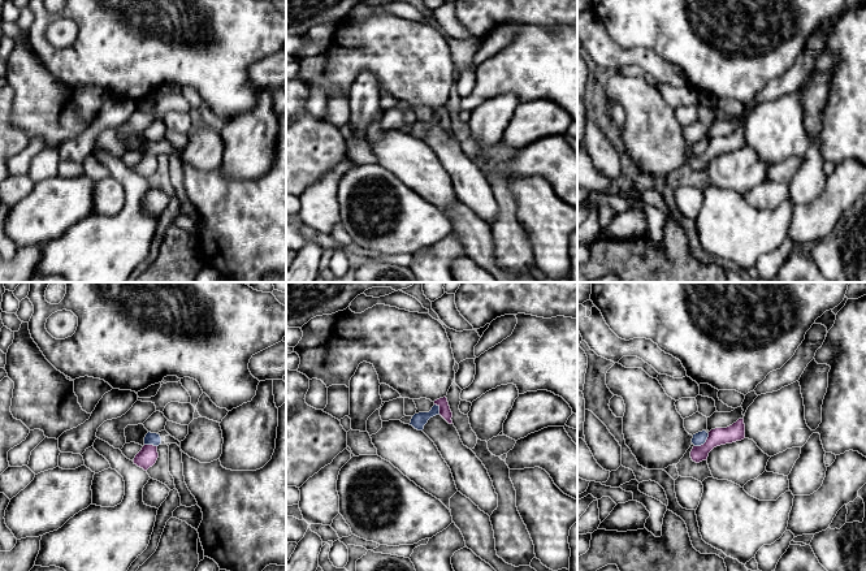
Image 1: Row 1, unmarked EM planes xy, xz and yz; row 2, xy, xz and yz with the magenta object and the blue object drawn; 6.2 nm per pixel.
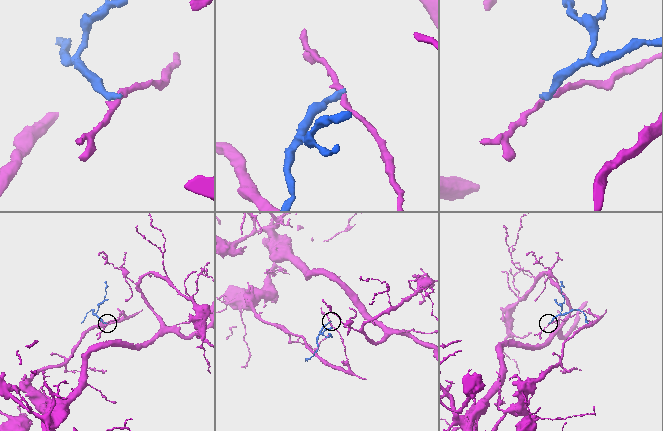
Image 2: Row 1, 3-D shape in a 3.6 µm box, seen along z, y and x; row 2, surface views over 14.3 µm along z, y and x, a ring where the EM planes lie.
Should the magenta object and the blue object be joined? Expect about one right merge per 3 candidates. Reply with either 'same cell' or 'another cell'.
another cell

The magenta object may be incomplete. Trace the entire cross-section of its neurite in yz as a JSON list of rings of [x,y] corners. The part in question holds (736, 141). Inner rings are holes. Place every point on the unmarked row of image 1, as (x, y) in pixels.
[[[744,126],[727,137],[715,137],[709,140],[706,151],[701,155],[693,155],[690,166],[693,170],[700,172],[706,169],[709,161],[720,153],[732,152],[745,147]]]

